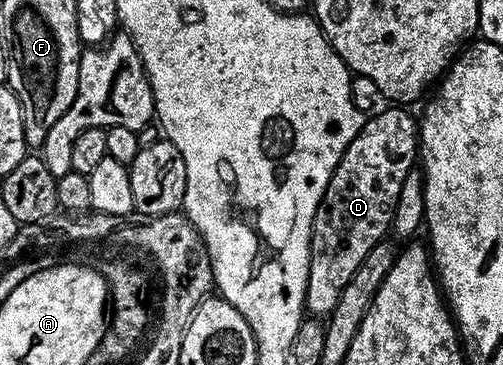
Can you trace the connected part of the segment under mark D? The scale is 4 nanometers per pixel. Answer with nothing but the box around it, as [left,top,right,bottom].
[304,106,420,318]

